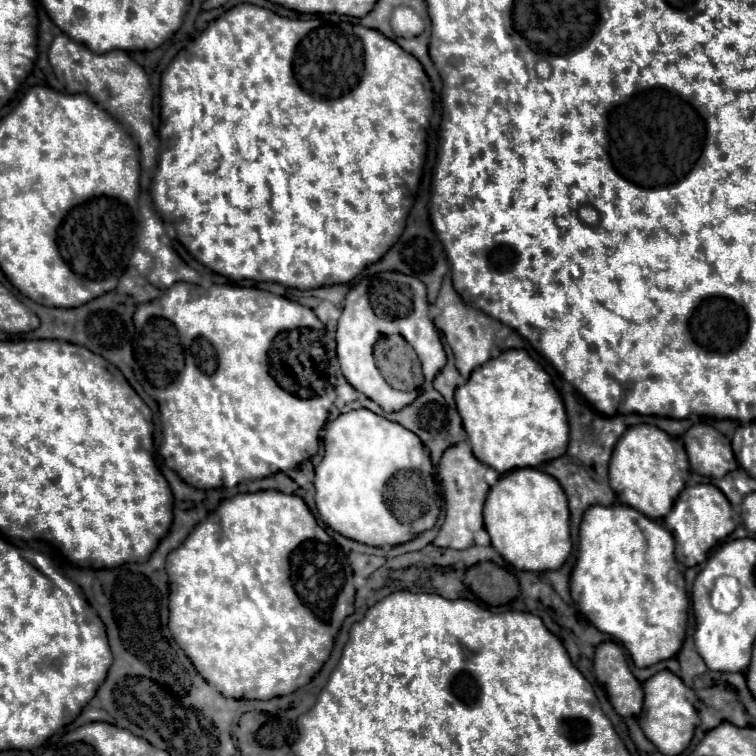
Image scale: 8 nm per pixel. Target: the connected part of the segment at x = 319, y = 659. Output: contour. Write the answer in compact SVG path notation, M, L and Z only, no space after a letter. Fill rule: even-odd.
M280 490L224 500L180 548L168 554L166 572L172 638L204 680L228 698L270 700L306 686L328 660L344 618L354 612L356 590L344 552L318 526L300 496Z

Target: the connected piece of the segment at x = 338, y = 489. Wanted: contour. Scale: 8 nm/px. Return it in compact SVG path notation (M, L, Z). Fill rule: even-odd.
M364 408L340 414L326 426L324 458L316 466L314 486L316 508L326 526L350 540L378 548L410 542L430 530L442 508L430 452L420 438L402 424Z

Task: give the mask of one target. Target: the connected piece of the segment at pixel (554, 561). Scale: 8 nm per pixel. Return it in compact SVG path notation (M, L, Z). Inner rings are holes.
M534 468L512 470L490 488L484 504L484 526L492 538L492 546L504 556L504 560L508 560L518 570L530 570L530 572L558 570L572 550L566 494L552 476Z

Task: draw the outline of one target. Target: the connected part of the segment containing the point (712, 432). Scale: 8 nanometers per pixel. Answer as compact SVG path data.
M696 424L692 426L686 434L684 434L684 446L688 452L688 460L690 460L690 468L702 476L710 476L710 478L722 478L726 476L732 468L736 470L738 464L734 462L734 453L730 448L730 440L720 434L716 428L708 426L708 424Z

